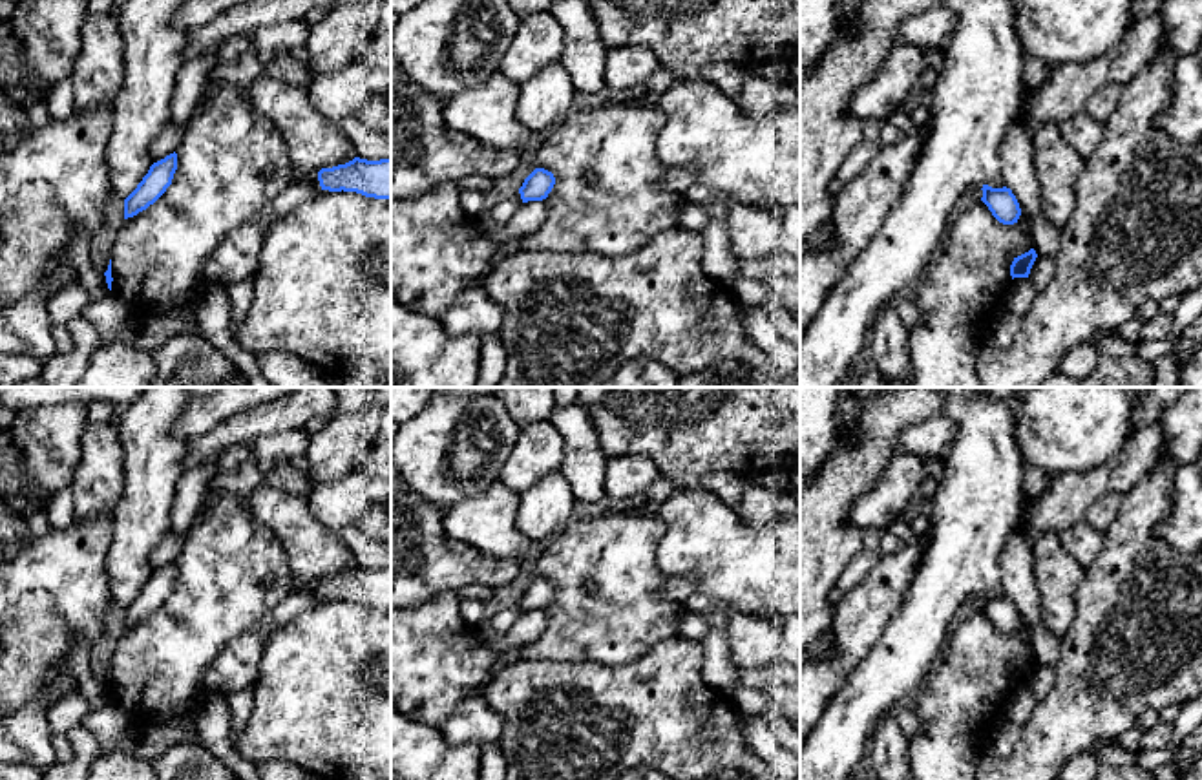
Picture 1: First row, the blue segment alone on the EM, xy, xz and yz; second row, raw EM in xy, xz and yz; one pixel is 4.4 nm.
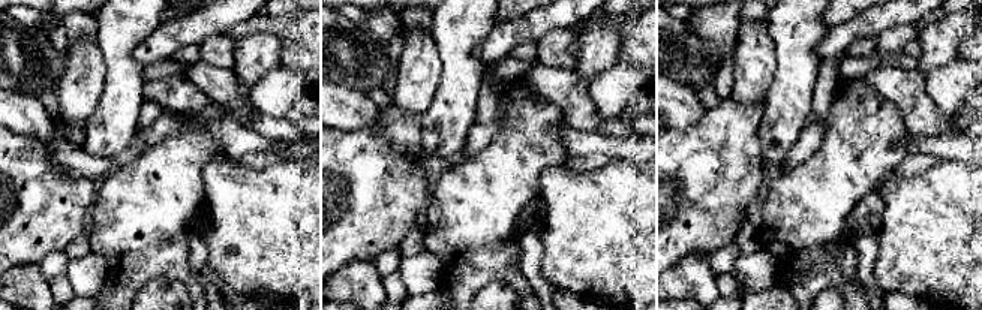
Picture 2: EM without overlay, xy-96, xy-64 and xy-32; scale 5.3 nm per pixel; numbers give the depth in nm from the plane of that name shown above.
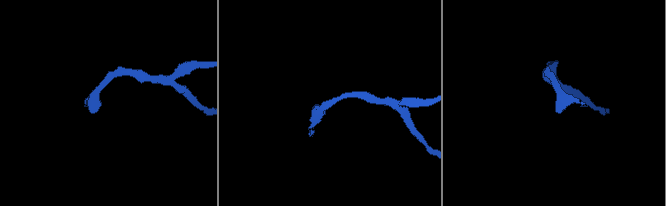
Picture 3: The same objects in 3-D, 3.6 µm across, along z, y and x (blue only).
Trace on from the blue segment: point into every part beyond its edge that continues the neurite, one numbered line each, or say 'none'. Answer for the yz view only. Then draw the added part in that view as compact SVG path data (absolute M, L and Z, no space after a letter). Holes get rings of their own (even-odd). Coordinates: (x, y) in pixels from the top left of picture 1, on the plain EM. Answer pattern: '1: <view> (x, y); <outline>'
none

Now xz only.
none

